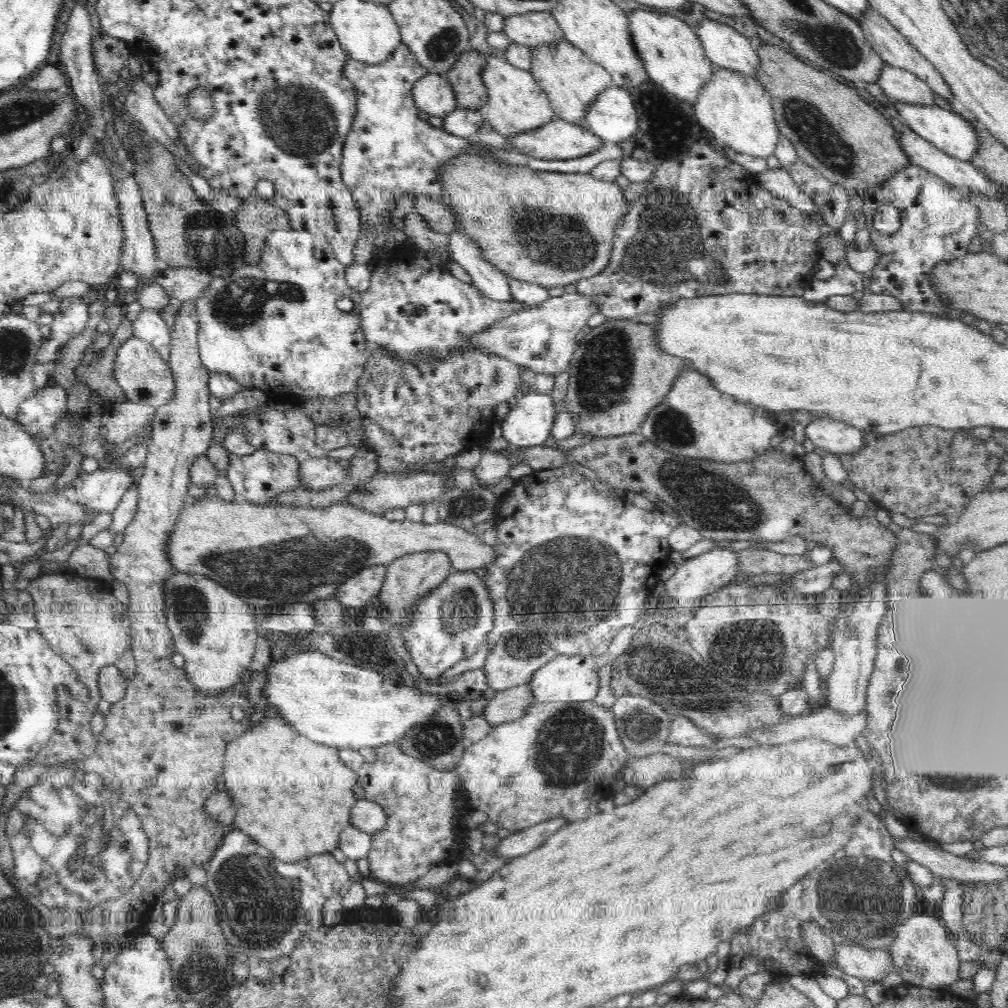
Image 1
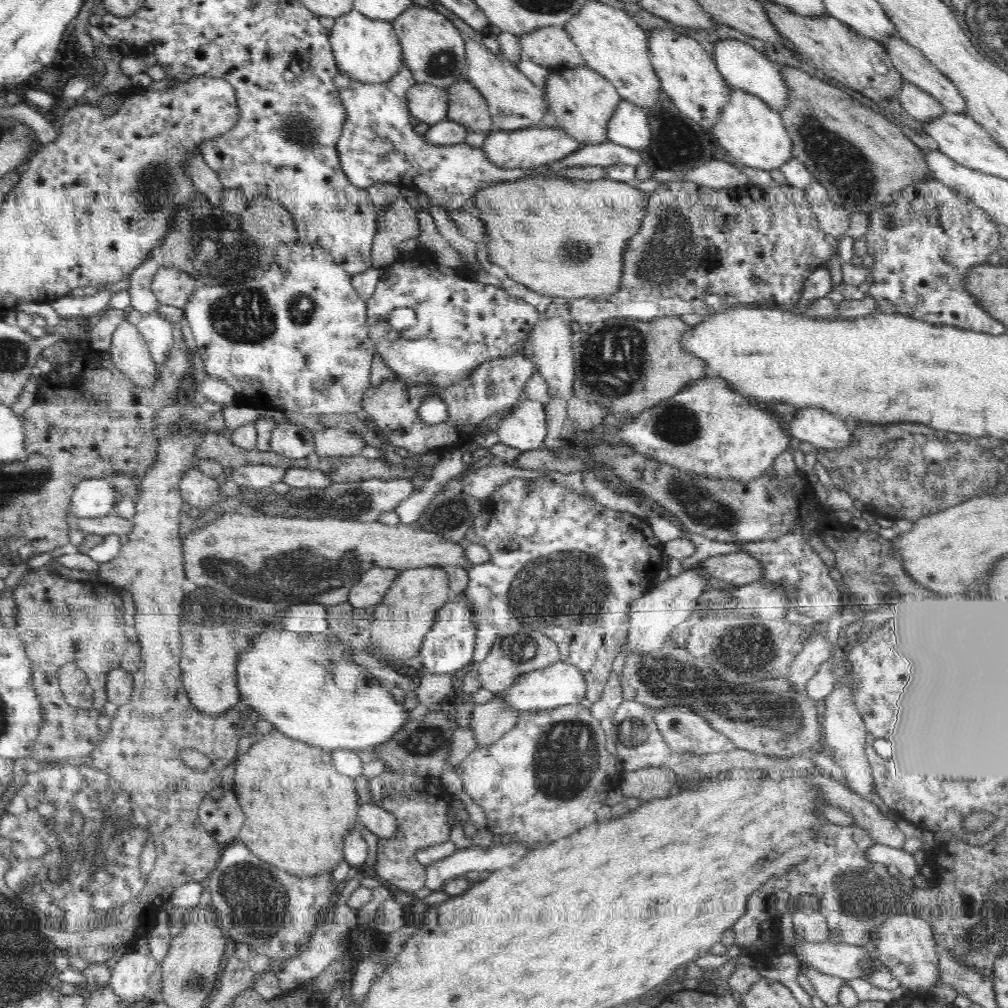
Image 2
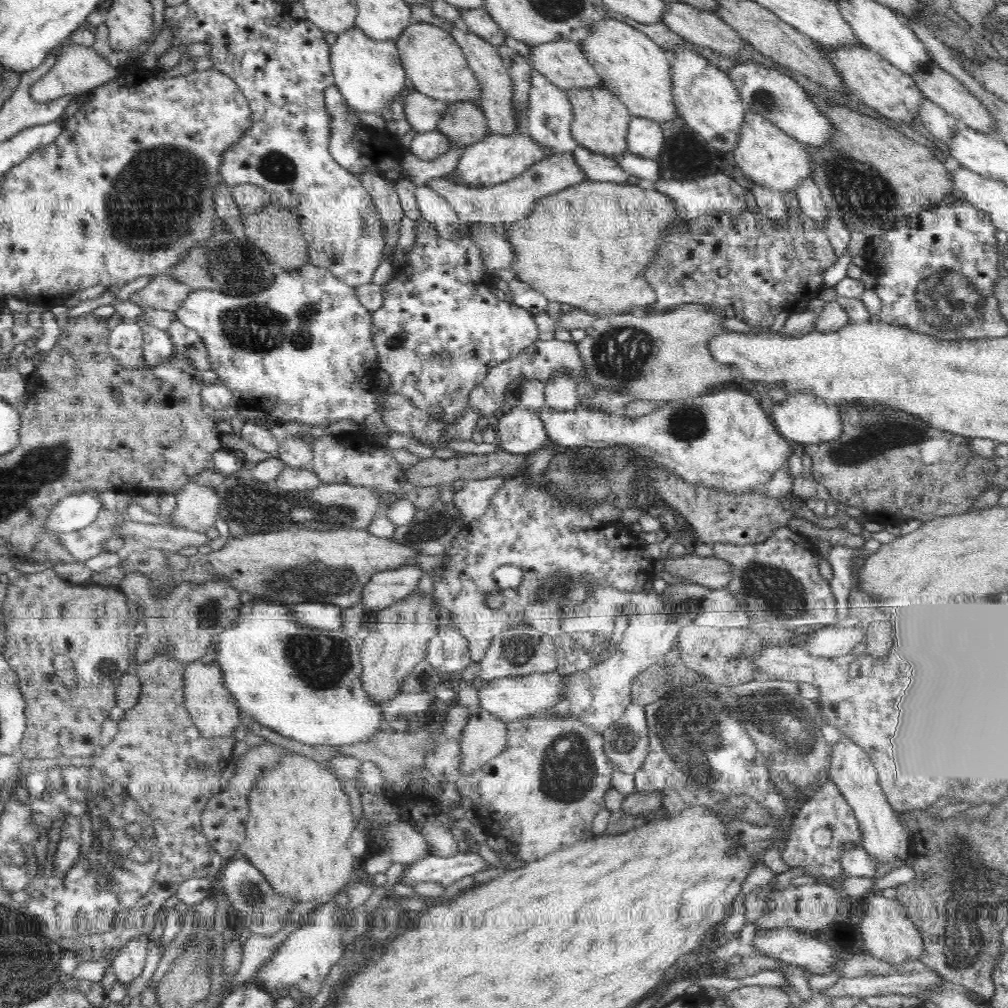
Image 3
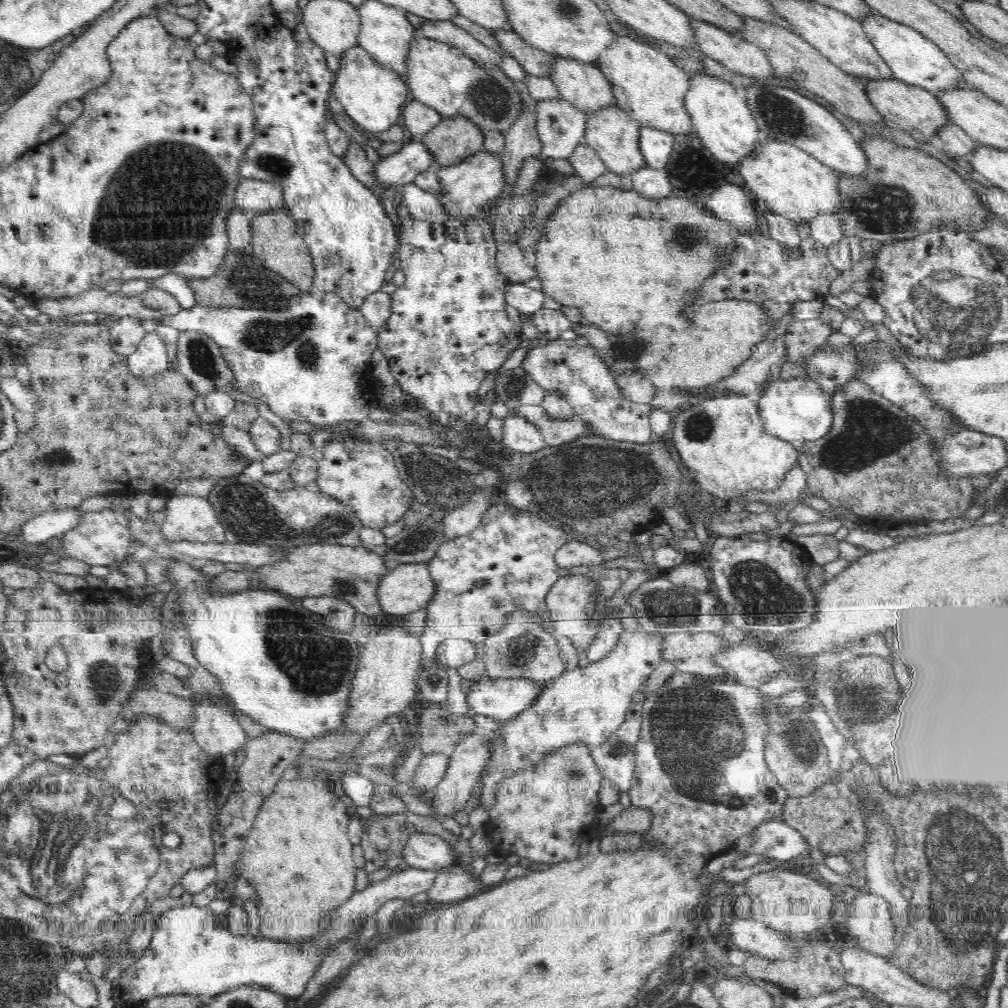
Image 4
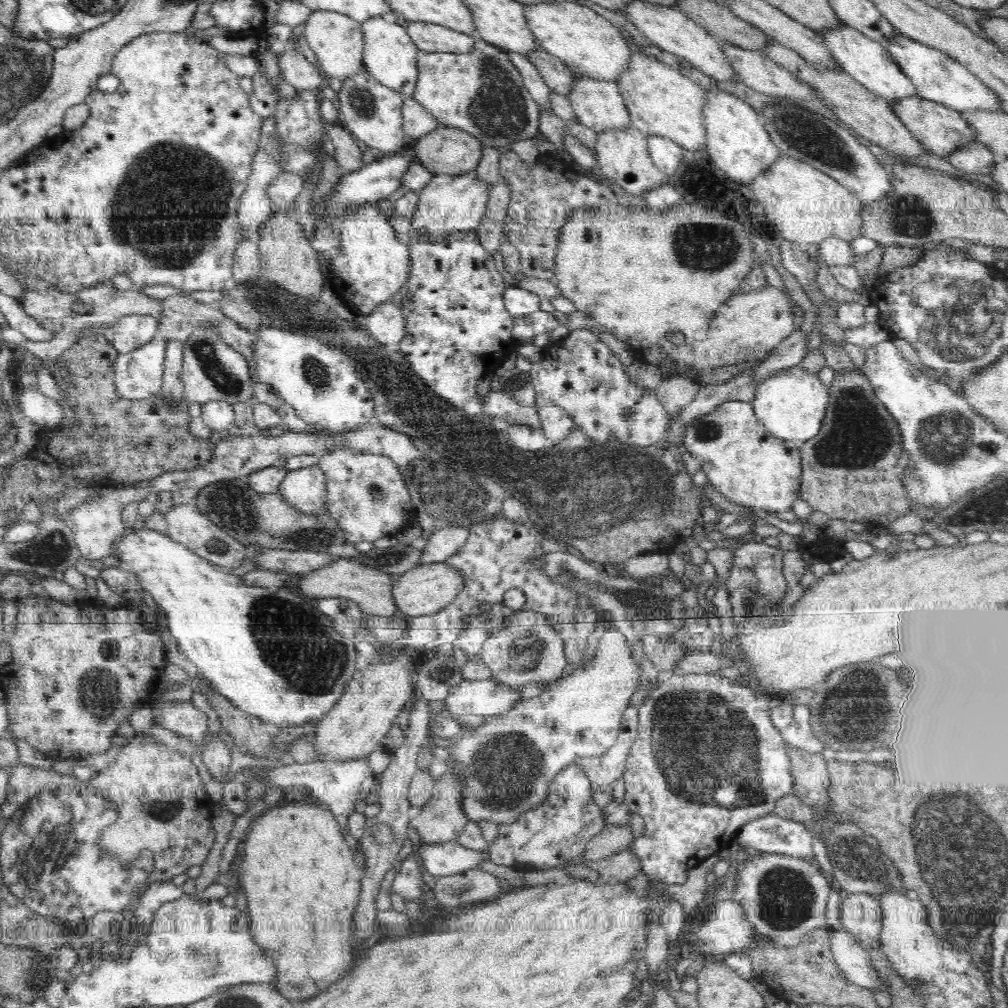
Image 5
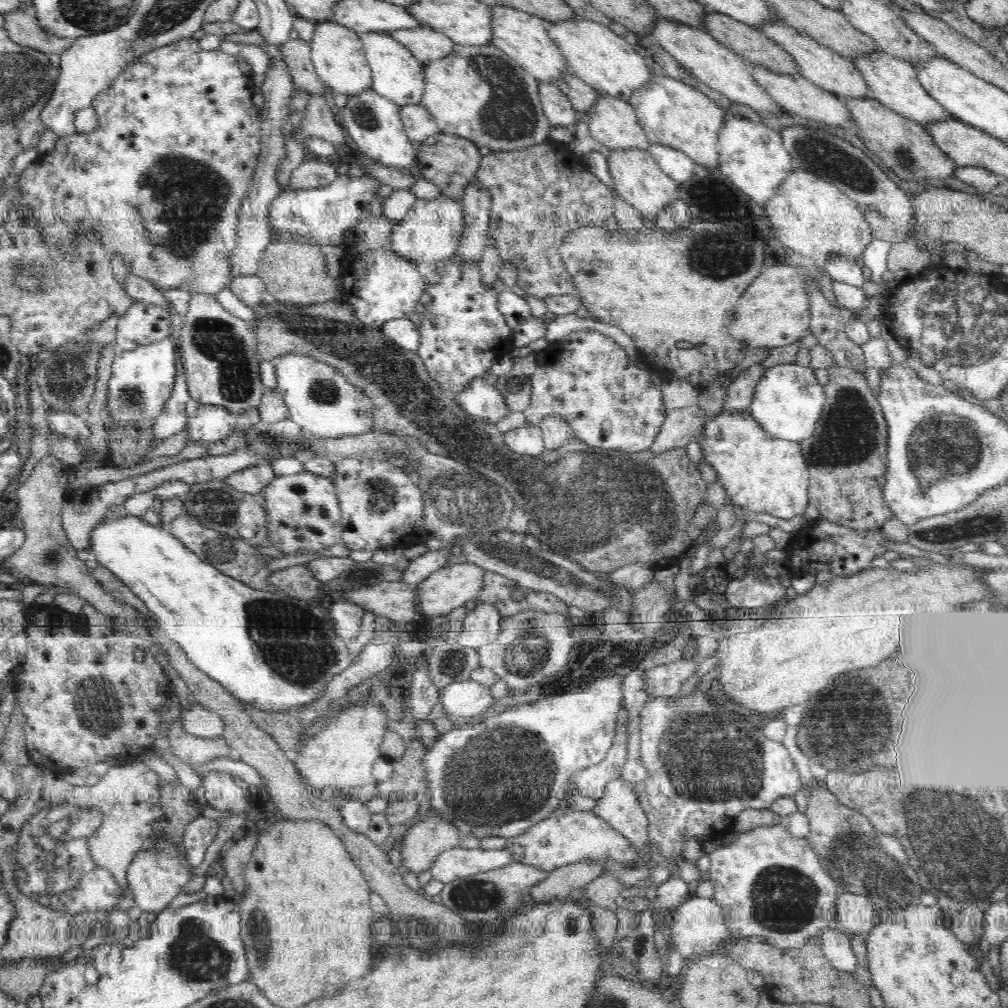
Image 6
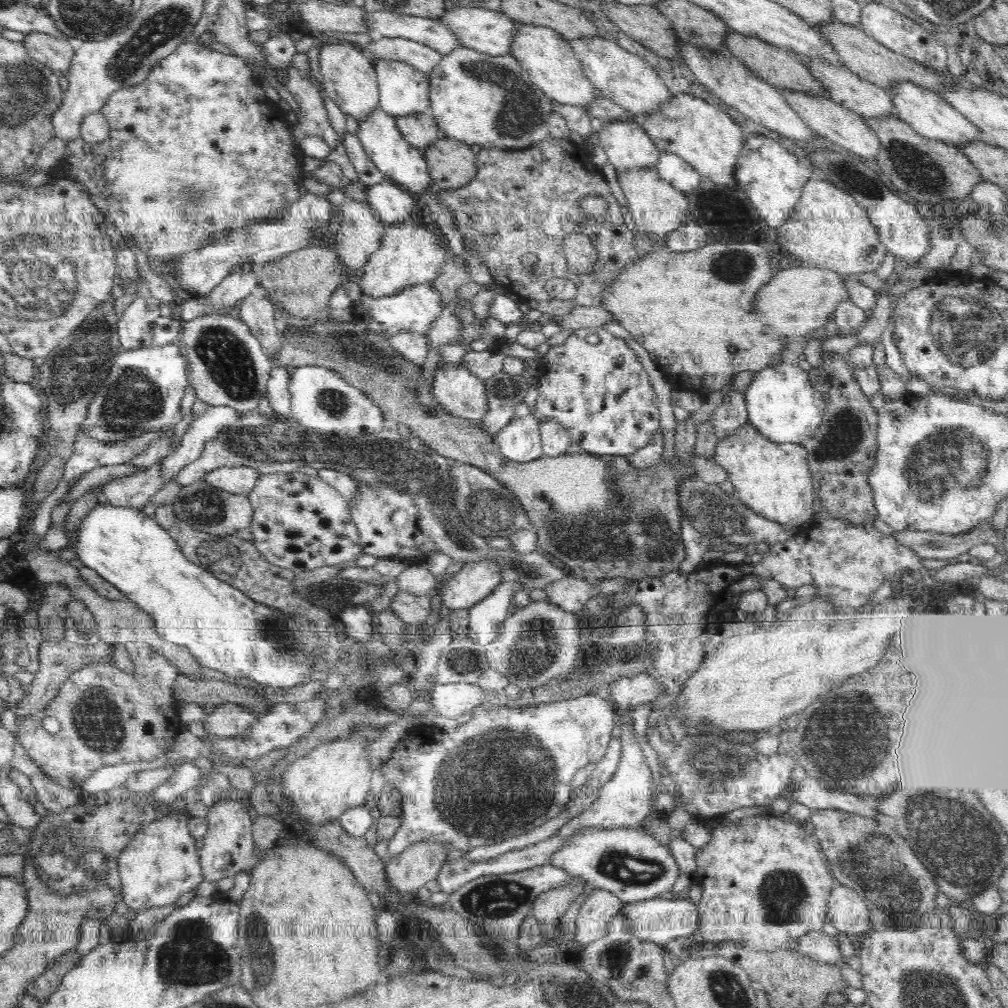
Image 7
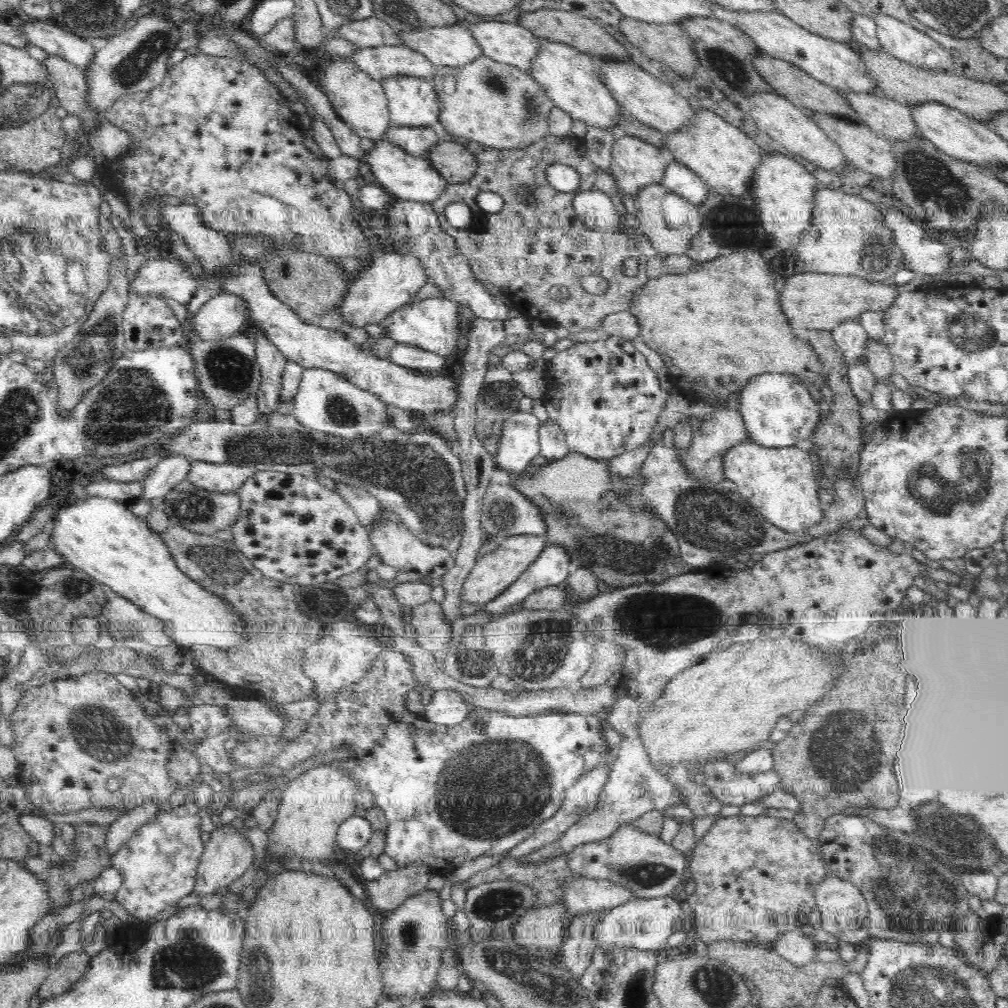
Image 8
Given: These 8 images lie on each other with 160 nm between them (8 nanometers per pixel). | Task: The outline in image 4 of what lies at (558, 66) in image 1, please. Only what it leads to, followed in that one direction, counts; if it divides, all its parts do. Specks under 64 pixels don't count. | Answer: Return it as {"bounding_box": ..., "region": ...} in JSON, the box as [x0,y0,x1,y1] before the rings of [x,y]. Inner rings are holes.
{"bounding_box":[585,105,647,176],"region":[[[617,105],[603,107],[586,116],[585,144],[598,154],[610,172],[622,176],[631,175],[632,172],[647,166],[640,151],[640,128],[640,123]]]}

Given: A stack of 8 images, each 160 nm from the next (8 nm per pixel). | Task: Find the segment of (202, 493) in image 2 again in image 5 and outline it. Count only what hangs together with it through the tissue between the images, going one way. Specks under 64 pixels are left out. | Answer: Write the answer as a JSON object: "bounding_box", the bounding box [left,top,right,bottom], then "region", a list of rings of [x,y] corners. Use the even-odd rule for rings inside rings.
{"bounding_box":[165,502,249,571],"region":[[[193,502],[173,506],[169,509],[169,512],[166,512],[165,516],[168,523],[167,536],[171,540],[186,546],[193,553],[196,553],[199,558],[205,559],[214,567],[229,571],[243,564],[245,556],[249,554],[247,547],[240,545],[228,532],[214,525],[210,518],[196,509]]]}

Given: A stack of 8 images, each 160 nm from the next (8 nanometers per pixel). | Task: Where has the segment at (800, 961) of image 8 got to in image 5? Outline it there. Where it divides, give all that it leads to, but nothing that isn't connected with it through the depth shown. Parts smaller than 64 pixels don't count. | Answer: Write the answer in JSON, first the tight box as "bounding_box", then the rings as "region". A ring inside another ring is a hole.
{"bounding_box":[829,930,888,992],"region":[[[832,930],[829,937],[833,957],[846,980],[857,987],[888,992],[882,985],[882,980],[878,979],[877,970],[870,964],[867,950],[859,944],[853,934],[844,930]]]}

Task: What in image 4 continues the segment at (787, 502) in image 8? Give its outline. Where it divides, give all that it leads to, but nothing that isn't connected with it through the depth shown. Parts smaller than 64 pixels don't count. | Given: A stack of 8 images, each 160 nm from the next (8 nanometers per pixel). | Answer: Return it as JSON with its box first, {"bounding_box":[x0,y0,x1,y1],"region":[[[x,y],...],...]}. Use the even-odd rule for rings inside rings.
{"bounding_box":[672,394,798,501],"region":[[[742,394],[697,398],[677,412],[672,442],[701,492],[727,501],[747,491],[772,492],[798,464],[791,442],[768,434],[756,401]]]}

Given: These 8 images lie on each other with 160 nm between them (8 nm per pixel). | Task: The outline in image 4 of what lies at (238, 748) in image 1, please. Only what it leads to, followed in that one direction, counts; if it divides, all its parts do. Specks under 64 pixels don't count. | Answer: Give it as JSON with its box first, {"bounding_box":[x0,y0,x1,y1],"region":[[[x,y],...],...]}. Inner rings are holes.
{"bounding_box":[237,776,357,942],"region":[[[298,776],[292,781],[280,780],[272,794],[266,796],[250,828],[237,866],[237,875],[243,876],[255,888],[259,931],[264,939],[304,942],[328,930],[328,914],[356,893],[357,867],[352,859],[353,844],[347,835],[351,810],[350,803],[340,795],[334,781],[324,783]]]}

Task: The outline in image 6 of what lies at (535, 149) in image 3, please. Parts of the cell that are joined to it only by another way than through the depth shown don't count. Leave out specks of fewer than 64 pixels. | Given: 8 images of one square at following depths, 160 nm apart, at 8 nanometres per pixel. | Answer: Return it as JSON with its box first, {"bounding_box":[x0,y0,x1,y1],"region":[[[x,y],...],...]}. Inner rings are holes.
{"bounding_box":[388,194,464,267],"region":[[[440,194],[436,200],[417,199],[406,216],[391,230],[388,247],[404,260],[427,262],[436,267],[449,260],[459,247],[464,215],[458,198]]]}

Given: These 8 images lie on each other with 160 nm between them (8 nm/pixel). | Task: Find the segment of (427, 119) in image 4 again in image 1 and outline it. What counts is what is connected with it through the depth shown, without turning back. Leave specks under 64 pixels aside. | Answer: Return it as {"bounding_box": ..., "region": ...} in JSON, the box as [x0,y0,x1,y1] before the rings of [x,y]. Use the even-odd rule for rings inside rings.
{"bounding_box":[412,74,457,117],"region":[[[428,74],[412,90],[414,104],[430,116],[445,117],[457,108],[456,94],[446,76]]]}

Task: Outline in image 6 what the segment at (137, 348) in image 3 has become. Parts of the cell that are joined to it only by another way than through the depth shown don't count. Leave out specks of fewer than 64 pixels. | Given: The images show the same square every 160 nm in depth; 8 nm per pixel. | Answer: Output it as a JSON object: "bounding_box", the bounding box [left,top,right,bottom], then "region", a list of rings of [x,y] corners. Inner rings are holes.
{"bounding_box":[114,301,170,351],"region":[[[136,301],[119,317],[114,344],[118,351],[132,351],[170,336],[169,312],[146,302]]]}

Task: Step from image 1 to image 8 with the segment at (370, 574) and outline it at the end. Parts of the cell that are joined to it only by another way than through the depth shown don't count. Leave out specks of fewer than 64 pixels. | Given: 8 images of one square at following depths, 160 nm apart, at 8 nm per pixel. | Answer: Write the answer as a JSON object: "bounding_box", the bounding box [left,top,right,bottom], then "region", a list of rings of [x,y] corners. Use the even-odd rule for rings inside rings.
{"bounding_box":[462,535,548,606],"region":[[[517,535],[499,540],[499,545],[493,551],[478,558],[474,569],[462,586],[462,602],[477,606],[494,600],[502,594],[510,584],[518,578],[539,558],[539,554],[548,546],[546,536]]]}

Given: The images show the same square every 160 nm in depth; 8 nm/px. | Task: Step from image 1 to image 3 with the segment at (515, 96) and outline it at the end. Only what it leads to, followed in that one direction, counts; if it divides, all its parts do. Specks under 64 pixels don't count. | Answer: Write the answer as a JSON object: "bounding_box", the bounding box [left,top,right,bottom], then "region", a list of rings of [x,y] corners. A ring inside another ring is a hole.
{"bounding_box":[450,26,518,135],"region":[[[462,26],[453,27],[450,30],[450,34],[465,54],[468,66],[472,69],[474,76],[476,76],[483,89],[480,107],[487,118],[489,132],[502,135],[516,133],[518,126],[515,104],[513,103],[513,83],[508,69],[504,65],[504,60],[499,55],[498,48],[489,44],[485,39],[480,38],[480,36],[463,29]]]}

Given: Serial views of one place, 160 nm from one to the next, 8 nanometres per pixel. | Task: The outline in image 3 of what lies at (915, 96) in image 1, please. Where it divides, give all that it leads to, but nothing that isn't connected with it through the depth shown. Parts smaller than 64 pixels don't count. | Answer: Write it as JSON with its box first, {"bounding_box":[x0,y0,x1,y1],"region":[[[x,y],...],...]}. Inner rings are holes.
{"bounding_box":[918,98,961,142],"region":[[[925,98],[922,106],[918,108],[918,118],[934,138],[939,138],[946,142],[954,138],[958,126],[961,125],[957,118],[948,114],[928,98]]]}

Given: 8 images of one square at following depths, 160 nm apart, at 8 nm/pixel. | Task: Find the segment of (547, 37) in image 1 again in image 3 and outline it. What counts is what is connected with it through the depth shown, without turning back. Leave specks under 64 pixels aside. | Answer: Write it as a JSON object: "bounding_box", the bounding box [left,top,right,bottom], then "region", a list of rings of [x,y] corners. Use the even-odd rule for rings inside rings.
{"bounding_box":[530,41,604,92],"region":[[[553,41],[531,47],[530,62],[540,74],[564,92],[604,86],[581,47],[570,41]]]}

